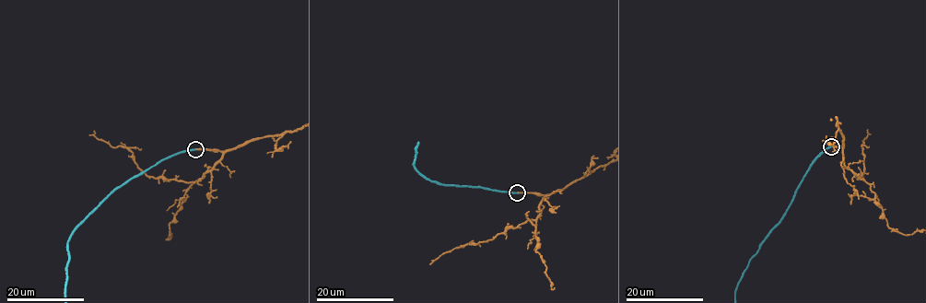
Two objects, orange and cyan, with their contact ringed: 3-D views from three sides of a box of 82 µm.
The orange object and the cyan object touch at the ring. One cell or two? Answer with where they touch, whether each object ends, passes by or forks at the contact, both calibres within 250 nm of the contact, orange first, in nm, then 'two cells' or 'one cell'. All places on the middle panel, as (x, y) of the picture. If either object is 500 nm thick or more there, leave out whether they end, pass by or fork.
place (517, 192); orange ends; cyan ends; calibres 240 and 200 nm; two cells

